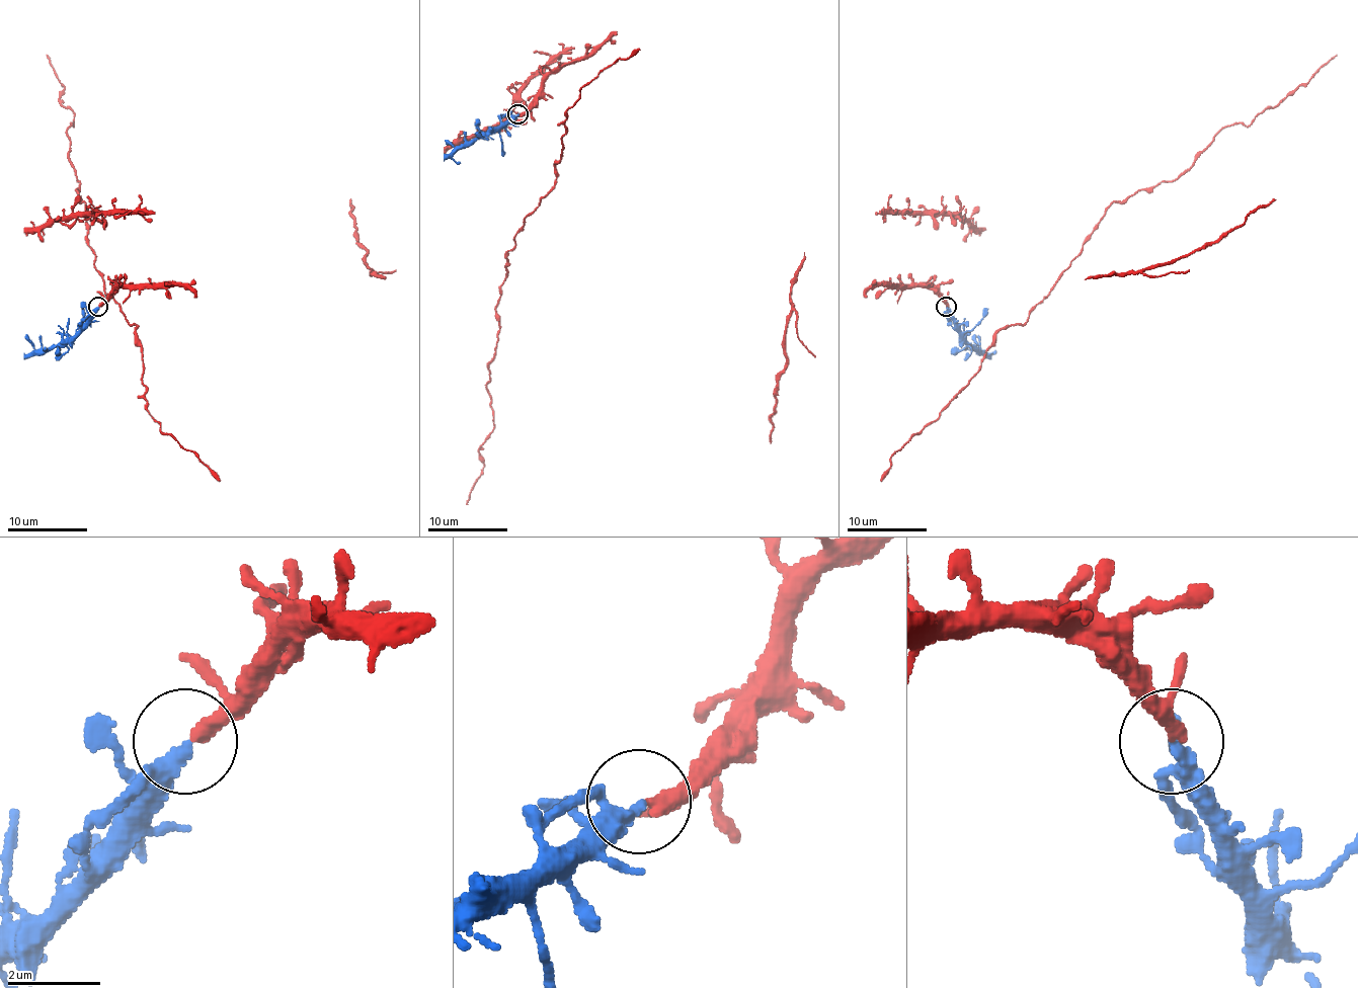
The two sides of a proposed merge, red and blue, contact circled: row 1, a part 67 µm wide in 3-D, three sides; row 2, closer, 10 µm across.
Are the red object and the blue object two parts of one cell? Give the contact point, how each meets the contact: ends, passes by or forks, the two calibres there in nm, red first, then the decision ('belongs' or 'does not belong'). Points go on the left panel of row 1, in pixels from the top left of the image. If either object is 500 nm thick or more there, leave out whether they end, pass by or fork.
at (97, 306); red passes by; blue passes by; 240 nm thick on the red side, 200 nm on the other; belongs

